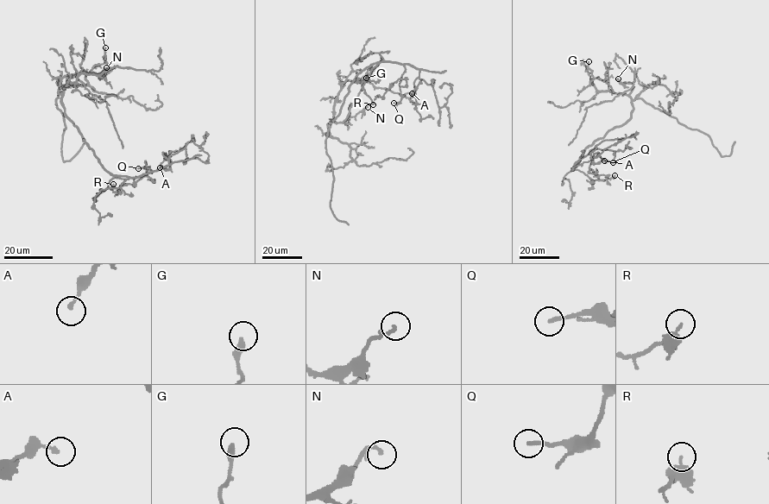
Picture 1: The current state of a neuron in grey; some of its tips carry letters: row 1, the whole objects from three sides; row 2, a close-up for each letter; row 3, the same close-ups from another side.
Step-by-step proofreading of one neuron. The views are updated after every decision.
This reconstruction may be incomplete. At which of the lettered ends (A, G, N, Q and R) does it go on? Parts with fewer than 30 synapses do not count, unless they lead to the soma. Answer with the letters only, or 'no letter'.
no letter

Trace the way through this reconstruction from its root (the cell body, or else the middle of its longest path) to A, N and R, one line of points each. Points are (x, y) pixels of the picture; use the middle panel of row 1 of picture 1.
A: (347, 93), (349, 86), (362, 71), (374, 63), (393, 61), (410, 65), (419, 70), (421, 82), (412, 93)
N: (347, 93), (340, 112), (330, 122), (333, 118), (335, 122), (343, 122), (368, 107)
R: (347, 93), (349, 86), (362, 71), (374, 63), (385, 60), (371, 70), (362, 85), (373, 104)

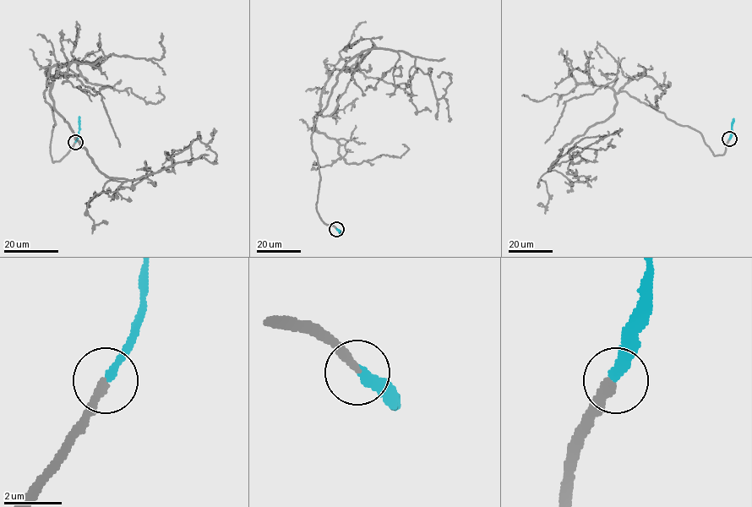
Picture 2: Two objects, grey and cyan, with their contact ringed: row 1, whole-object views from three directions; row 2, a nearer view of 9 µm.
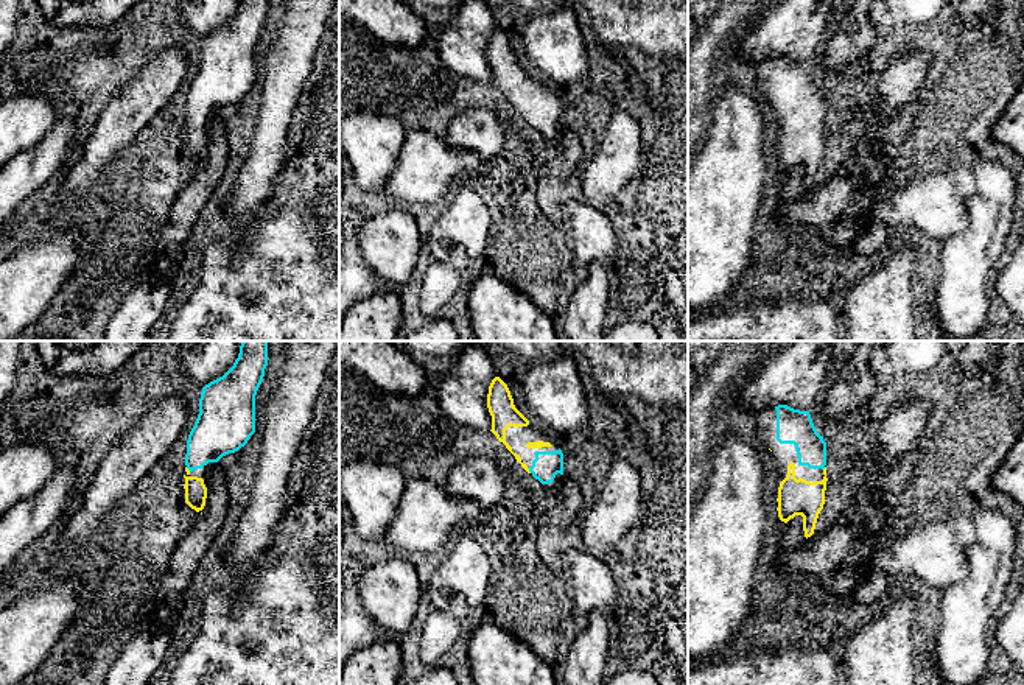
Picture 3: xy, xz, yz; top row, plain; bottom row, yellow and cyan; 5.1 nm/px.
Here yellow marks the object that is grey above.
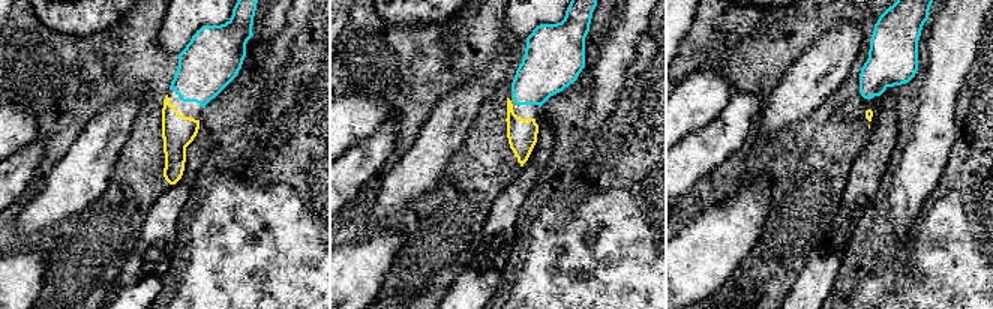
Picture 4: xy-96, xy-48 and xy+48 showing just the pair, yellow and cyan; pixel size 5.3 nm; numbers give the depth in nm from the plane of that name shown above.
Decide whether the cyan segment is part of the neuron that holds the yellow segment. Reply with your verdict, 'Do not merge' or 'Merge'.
Merge

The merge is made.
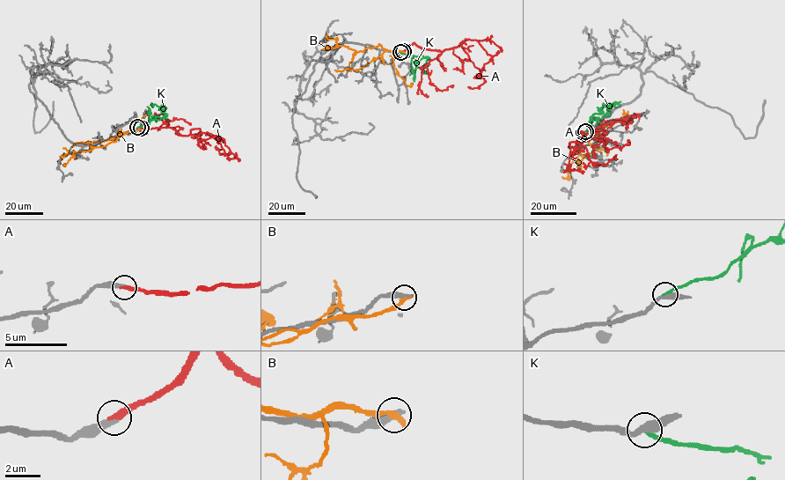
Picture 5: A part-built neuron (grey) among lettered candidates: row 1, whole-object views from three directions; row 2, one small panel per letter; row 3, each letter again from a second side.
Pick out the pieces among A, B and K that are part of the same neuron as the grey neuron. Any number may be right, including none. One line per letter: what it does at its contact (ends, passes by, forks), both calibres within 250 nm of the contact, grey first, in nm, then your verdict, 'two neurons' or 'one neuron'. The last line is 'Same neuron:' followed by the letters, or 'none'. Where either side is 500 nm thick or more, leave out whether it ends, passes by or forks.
A: it ends; calibres 320 and 340 nm; one neuron
B: it ends; calibres 440 and 320 nm; two neurons
K: it ends; calibres 400 and 220 nm; two neurons
Same neuron: A

